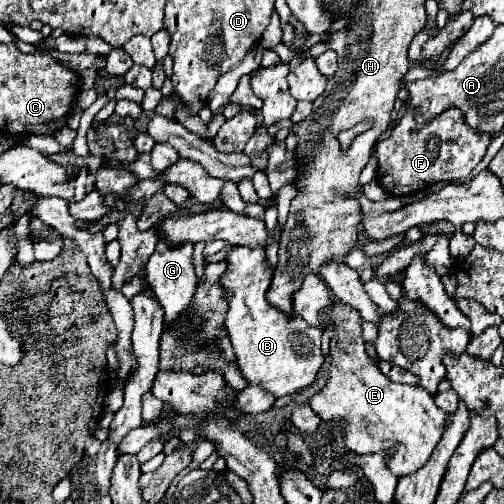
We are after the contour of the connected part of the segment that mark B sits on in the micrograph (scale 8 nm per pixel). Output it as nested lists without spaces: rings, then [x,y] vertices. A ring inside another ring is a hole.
[[[264,245],[234,247],[224,261],[228,265],[220,277],[220,285],[224,287],[228,301],[224,327],[234,345],[242,375],[250,385],[262,385],[276,397],[308,389],[324,363],[324,355],[320,351],[322,329],[310,327],[298,315],[286,315],[266,301],[274,269],[268,265]]]

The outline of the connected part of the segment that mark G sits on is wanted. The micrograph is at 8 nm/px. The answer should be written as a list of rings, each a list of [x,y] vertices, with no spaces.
[[[160,239],[156,251],[146,263],[144,273],[158,303],[166,311],[166,323],[176,323],[176,319],[180,319],[180,315],[184,315],[192,305],[192,295],[196,295],[196,287],[198,287],[198,277],[194,273],[194,245],[186,243],[180,247],[170,247]]]

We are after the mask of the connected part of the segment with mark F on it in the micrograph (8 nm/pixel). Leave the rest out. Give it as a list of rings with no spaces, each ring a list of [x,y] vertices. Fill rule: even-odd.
[[[408,107],[408,111],[406,111],[406,115],[402,117],[402,121],[392,129],[392,133],[390,133],[390,137],[388,139],[384,139],[384,141],[378,141],[378,147],[376,147],[376,153],[378,153],[378,183],[388,191],[388,195],[392,195],[392,197],[404,197],[404,195],[412,195],[412,193],[420,193],[420,191],[424,191],[424,189],[428,189],[430,185],[434,185],[434,183],[438,183],[438,181],[446,181],[446,183],[450,183],[450,181],[458,181],[458,179],[466,179],[468,175],[470,175],[470,171],[482,161],[482,157],[484,157],[484,153],[486,153],[486,149],[488,149],[488,145],[490,145],[490,137],[488,137],[488,133],[482,133],[482,135],[478,135],[476,131],[472,131],[466,123],[464,123],[464,115],[456,109],[456,107],[452,107],[452,109],[448,109],[448,111],[444,111],[440,117],[436,117],[434,121],[430,121],[424,129],[416,129],[416,123],[414,123],[414,113],[410,111],[410,107]]]

